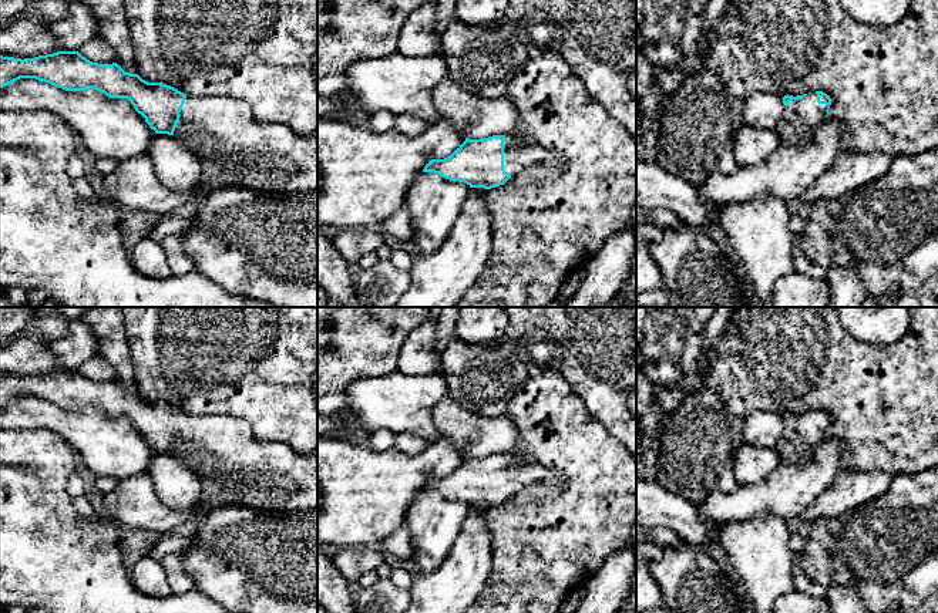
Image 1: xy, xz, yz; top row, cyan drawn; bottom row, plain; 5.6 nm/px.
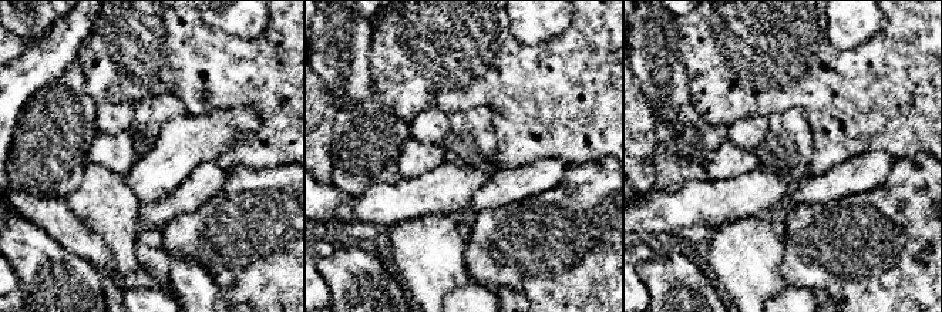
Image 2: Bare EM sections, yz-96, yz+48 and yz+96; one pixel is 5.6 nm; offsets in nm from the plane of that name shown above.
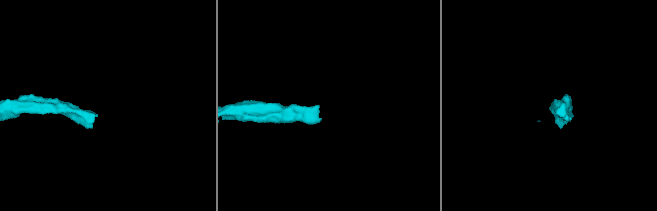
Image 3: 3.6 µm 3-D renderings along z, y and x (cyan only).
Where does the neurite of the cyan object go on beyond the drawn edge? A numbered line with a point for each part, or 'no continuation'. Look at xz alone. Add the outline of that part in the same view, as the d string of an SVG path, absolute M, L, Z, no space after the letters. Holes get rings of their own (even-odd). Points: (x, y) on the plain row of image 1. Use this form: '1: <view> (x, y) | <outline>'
1: xz (518, 472) | M505 454L504 461L504 488L511 495L518 494L527 485L541 482L545 485L561 486L565 476L559 471L548 469L542 465L534 464L527 458L512 454Z

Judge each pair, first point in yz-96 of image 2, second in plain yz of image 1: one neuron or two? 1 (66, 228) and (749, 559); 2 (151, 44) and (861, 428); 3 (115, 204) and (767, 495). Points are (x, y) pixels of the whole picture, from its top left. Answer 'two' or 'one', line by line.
1: two
2: one
3: two

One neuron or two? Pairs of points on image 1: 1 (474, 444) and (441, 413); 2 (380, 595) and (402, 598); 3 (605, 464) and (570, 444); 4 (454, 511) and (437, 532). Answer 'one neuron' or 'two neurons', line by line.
1: one neuron
2: one neuron
3: one neuron
4: one neuron

